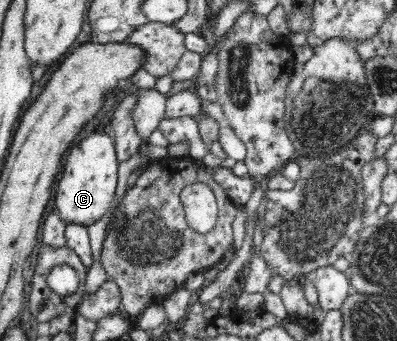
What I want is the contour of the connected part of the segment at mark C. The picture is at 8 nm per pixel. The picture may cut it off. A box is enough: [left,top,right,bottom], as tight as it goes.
[55,133,118,227]

